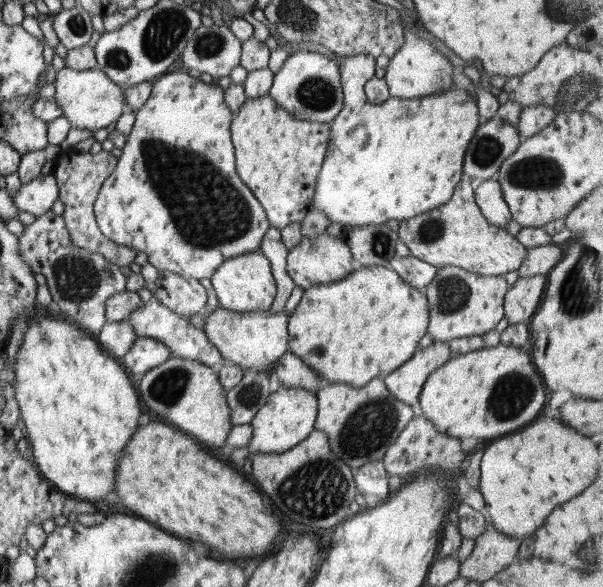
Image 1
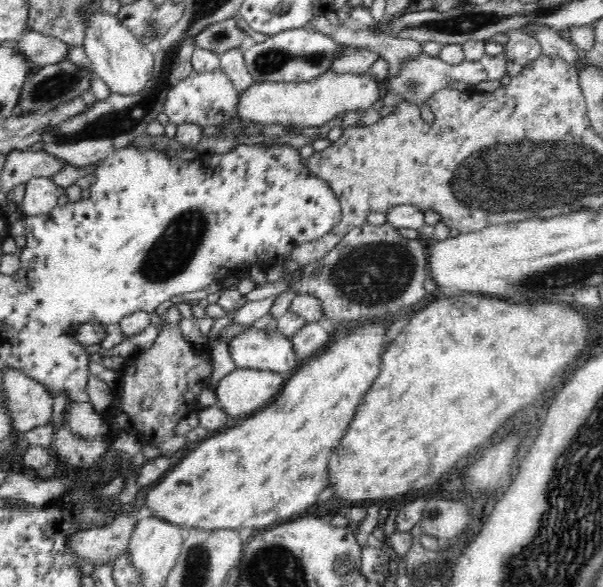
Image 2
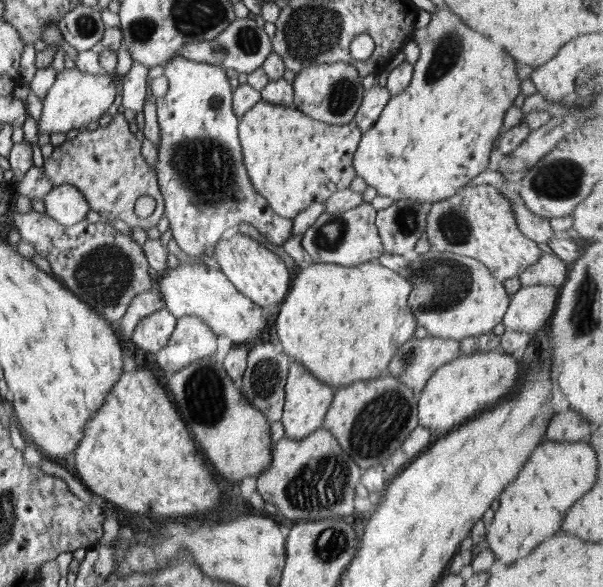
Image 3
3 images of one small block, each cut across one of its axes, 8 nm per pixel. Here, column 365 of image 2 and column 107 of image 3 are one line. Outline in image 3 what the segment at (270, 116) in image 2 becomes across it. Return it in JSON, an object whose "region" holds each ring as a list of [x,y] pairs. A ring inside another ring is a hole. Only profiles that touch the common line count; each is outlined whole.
{"region":[[[76,68],[63,69],[57,73],[54,84],[43,100],[40,120],[37,121],[38,134],[70,132],[74,128],[86,127],[90,122],[102,118],[110,105],[116,100],[116,85],[112,75],[104,72],[90,74]]]}

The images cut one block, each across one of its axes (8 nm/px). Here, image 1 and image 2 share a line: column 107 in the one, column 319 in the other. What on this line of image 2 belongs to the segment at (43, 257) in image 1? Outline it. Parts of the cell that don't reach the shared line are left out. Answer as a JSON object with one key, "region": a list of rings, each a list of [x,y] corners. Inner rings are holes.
{"region":[[[365,223],[352,228],[325,257],[302,268],[302,279],[294,282],[290,291],[315,296],[321,302],[324,320],[322,323],[328,327],[342,320],[366,321],[372,318],[390,318],[386,314],[402,314],[408,306],[414,306],[424,298],[424,282],[429,277],[424,246],[417,239],[405,238],[389,223],[382,226]]]}

